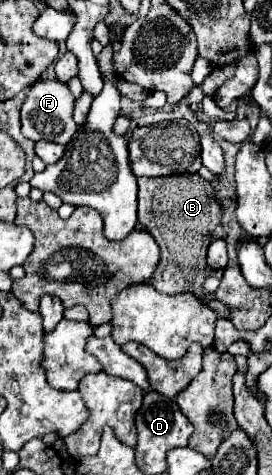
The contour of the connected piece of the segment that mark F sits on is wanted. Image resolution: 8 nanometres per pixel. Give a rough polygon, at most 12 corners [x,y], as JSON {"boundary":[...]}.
{"boundary":[[59,80],[35,82],[21,106],[33,142],[69,144],[75,98]]}

